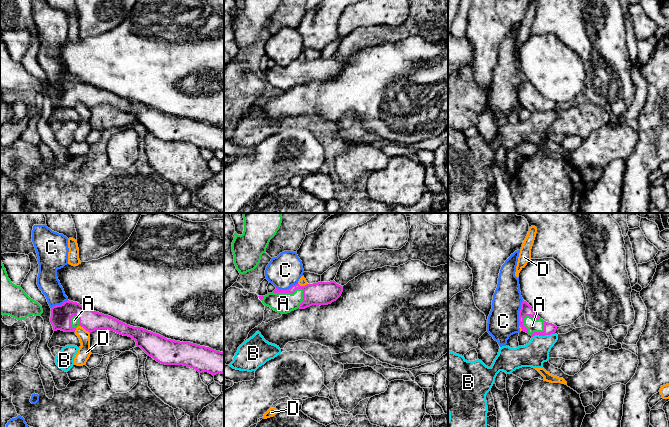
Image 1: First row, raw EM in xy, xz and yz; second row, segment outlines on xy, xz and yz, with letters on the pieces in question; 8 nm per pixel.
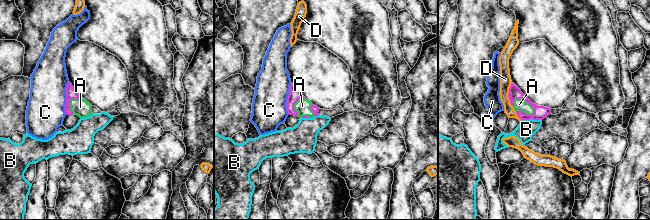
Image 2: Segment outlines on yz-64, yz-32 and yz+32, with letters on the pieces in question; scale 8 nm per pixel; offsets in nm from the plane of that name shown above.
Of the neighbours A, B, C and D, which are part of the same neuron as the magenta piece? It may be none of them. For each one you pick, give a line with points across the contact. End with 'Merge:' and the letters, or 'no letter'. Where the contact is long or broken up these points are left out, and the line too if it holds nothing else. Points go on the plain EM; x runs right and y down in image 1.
A: across xz (322, 69), (292, 69), (283, 79)
Merge: A

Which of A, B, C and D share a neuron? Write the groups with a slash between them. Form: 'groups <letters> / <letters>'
groups A / B / C / D

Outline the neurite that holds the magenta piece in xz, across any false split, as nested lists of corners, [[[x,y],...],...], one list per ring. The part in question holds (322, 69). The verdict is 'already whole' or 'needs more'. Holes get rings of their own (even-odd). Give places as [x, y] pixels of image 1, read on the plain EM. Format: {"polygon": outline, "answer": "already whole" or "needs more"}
{"polygon": [[[333,56],[305,62],[295,60],[287,66],[276,64],[272,69],[258,73],[265,82],[278,89],[287,90],[298,84],[331,80],[341,72],[342,68],[343,63]]], "answer": "needs more"}

